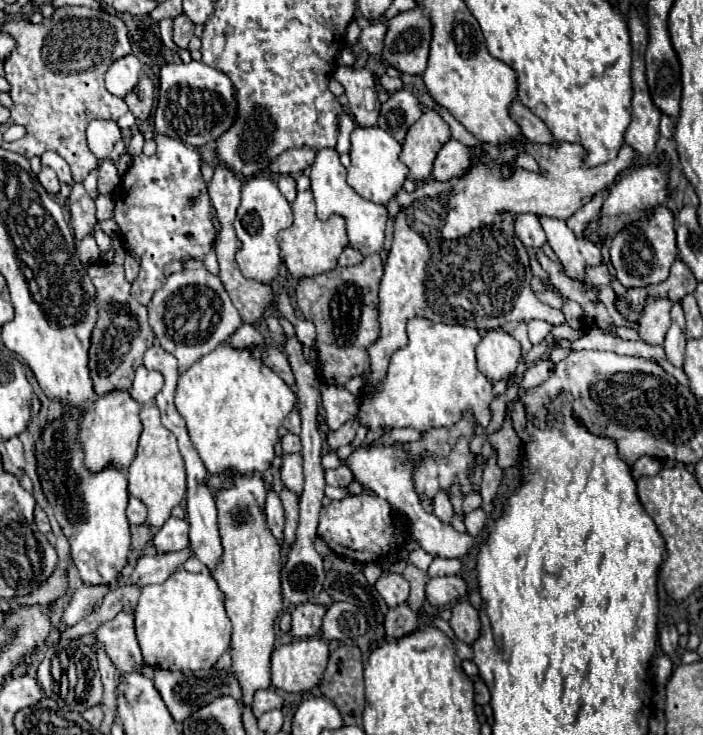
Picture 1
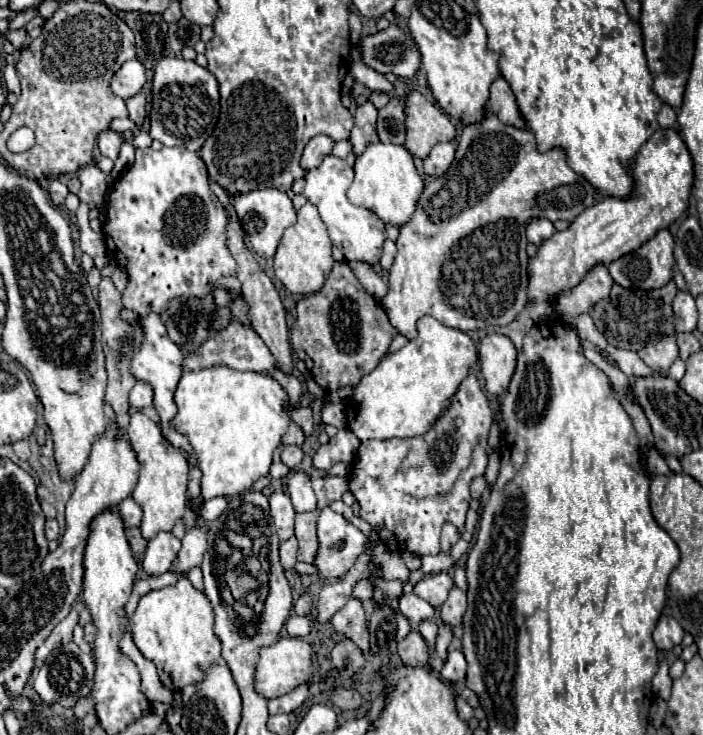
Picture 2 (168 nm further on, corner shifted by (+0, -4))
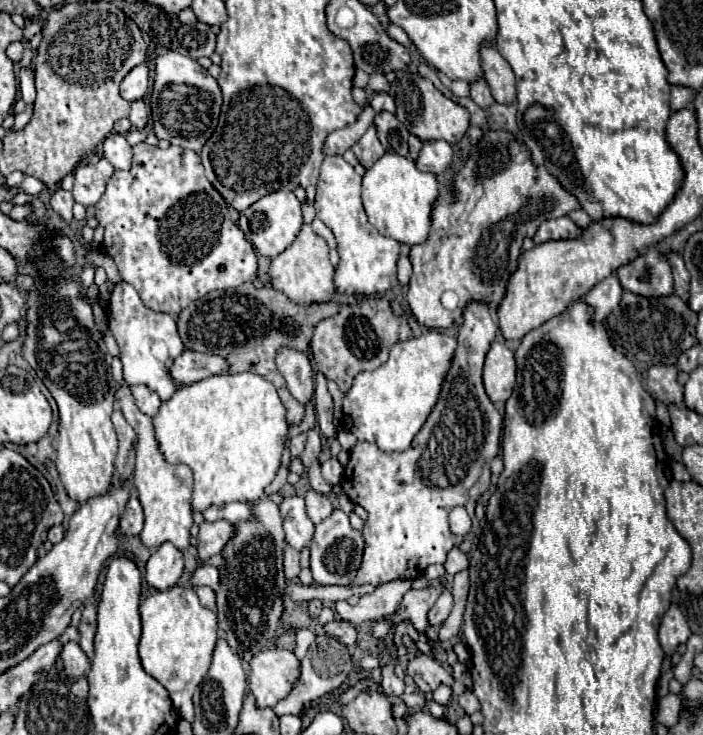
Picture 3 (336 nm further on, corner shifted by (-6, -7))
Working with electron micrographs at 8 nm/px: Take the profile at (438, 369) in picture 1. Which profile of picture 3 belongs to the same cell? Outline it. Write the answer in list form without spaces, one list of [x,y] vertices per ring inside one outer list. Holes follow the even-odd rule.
[[[424,330],[418,338],[394,344],[386,364],[372,372],[360,372],[354,378],[354,386],[344,396],[342,404],[346,428],[358,440],[372,442],[374,438],[380,450],[408,450],[412,438],[424,426],[438,400],[446,370],[450,370],[450,358],[454,358],[454,350],[456,338],[438,330]]]

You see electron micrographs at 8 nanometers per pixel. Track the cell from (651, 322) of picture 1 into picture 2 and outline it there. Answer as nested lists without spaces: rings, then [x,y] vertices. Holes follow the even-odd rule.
[[[668,335],[668,337],[664,337],[664,339],[660,339],[658,343],[650,343],[648,347],[640,349],[638,355],[640,355],[640,359],[642,359],[646,365],[650,365],[650,367],[656,371],[656,375],[666,377],[670,365],[672,365],[672,363],[676,361],[676,357],[678,357],[676,339],[674,339],[674,335]]]

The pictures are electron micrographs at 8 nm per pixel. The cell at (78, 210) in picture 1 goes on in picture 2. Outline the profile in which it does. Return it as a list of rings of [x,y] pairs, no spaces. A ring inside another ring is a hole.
[[[94,163],[80,169],[78,177],[82,181],[82,187],[78,193],[80,199],[94,199],[96,193],[102,193],[100,189],[108,189],[108,183],[110,183],[110,177],[106,173],[102,173]]]

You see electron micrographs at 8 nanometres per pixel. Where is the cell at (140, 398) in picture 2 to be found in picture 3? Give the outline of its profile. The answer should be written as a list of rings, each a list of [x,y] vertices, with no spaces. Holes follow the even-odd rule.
[[[130,386],[130,392],[134,394],[134,400],[136,400],[136,406],[140,412],[148,414],[148,416],[154,416],[160,408],[160,398],[154,390],[150,390],[148,386]]]

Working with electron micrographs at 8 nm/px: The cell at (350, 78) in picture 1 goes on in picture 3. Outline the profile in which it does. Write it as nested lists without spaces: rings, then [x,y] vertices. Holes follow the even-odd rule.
[[[372,124],[366,134],[352,146],[352,152],[356,154],[358,162],[364,166],[364,168],[370,168],[386,150],[384,146],[380,144],[378,140],[378,134],[376,134],[376,126]]]

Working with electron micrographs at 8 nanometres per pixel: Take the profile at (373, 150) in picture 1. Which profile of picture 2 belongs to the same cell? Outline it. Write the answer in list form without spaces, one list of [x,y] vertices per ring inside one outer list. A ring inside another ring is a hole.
[[[392,143],[368,145],[366,151],[356,159],[354,171],[356,171],[356,177],[348,189],[348,199],[354,205],[370,209],[386,225],[394,225],[396,229],[404,227],[412,219],[424,189],[424,179],[416,171],[412,155],[406,147],[392,145]]]

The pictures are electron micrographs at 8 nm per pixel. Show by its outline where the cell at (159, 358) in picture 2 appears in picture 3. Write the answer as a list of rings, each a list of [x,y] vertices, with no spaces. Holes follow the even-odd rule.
[[[126,282],[114,286],[110,298],[110,310],[106,306],[106,316],[108,316],[108,326],[120,346],[120,360],[122,360],[126,384],[130,386],[130,382],[140,382],[150,390],[156,390],[162,402],[170,400],[178,390],[176,382],[170,378],[170,366],[174,358],[184,352],[184,344],[178,336],[176,320],[170,314],[154,312],[146,308],[140,302],[138,292]]]

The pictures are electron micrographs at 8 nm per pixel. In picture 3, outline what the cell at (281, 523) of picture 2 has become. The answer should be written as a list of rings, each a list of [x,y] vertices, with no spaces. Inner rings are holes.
[[[300,496],[284,498],[282,504],[280,504],[280,514],[282,514],[282,520],[284,520],[286,542],[292,548],[302,550],[310,542],[310,538],[314,536],[314,524],[306,516],[304,498],[300,498]]]

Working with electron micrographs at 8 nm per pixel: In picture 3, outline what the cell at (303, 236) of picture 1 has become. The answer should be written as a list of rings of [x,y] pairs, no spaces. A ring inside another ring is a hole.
[[[304,224],[298,232],[296,240],[276,258],[272,258],[270,280],[276,290],[286,294],[296,304],[314,304],[314,302],[330,302],[336,294],[334,286],[334,266],[328,260],[328,244],[322,236],[318,236],[310,224]]]

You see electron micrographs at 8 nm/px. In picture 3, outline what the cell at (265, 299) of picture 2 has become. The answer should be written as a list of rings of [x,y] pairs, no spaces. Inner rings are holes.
[[[282,346],[276,354],[276,366],[286,378],[288,390],[298,402],[306,404],[308,400],[312,400],[314,372],[312,372],[312,364],[306,352]]]

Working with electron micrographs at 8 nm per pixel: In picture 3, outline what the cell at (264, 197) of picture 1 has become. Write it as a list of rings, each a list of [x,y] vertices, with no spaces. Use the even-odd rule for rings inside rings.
[[[278,190],[278,192],[272,192],[272,194],[260,198],[244,212],[244,216],[248,218],[248,224],[252,230],[252,238],[250,238],[252,246],[262,256],[268,256],[268,258],[276,258],[280,252],[284,252],[294,242],[296,234],[302,228],[300,202],[290,190]]]

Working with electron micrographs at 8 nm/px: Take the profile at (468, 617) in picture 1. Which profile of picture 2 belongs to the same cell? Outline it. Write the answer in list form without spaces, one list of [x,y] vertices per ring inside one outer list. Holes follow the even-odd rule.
[[[456,585],[450,589],[448,599],[440,607],[440,617],[444,623],[450,627],[460,627],[462,625],[462,615],[466,611],[466,591],[458,589]]]

